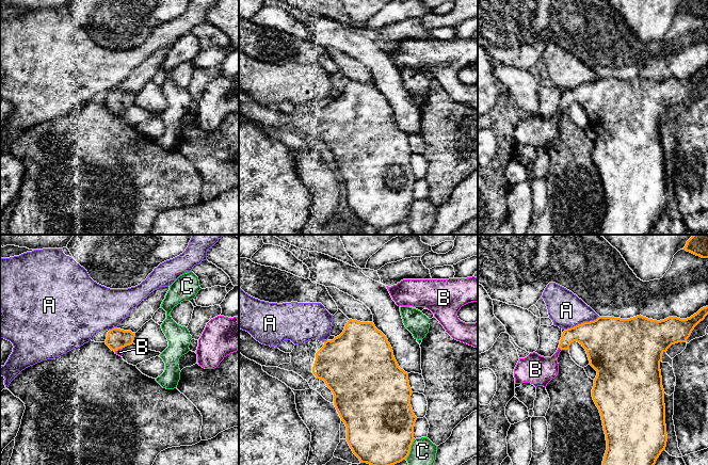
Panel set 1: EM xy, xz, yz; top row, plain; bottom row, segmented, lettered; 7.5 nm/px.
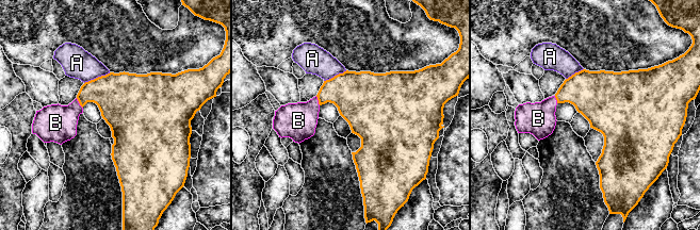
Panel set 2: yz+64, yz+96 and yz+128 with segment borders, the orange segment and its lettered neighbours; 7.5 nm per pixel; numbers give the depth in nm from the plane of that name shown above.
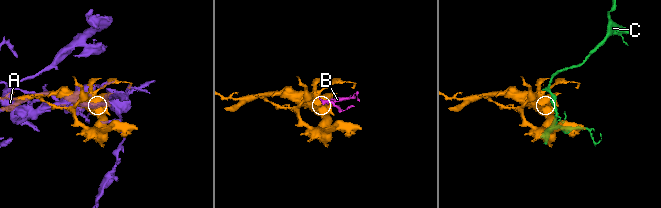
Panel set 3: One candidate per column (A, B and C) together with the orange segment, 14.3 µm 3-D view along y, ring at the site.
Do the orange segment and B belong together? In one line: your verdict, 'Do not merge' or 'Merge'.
Merge

